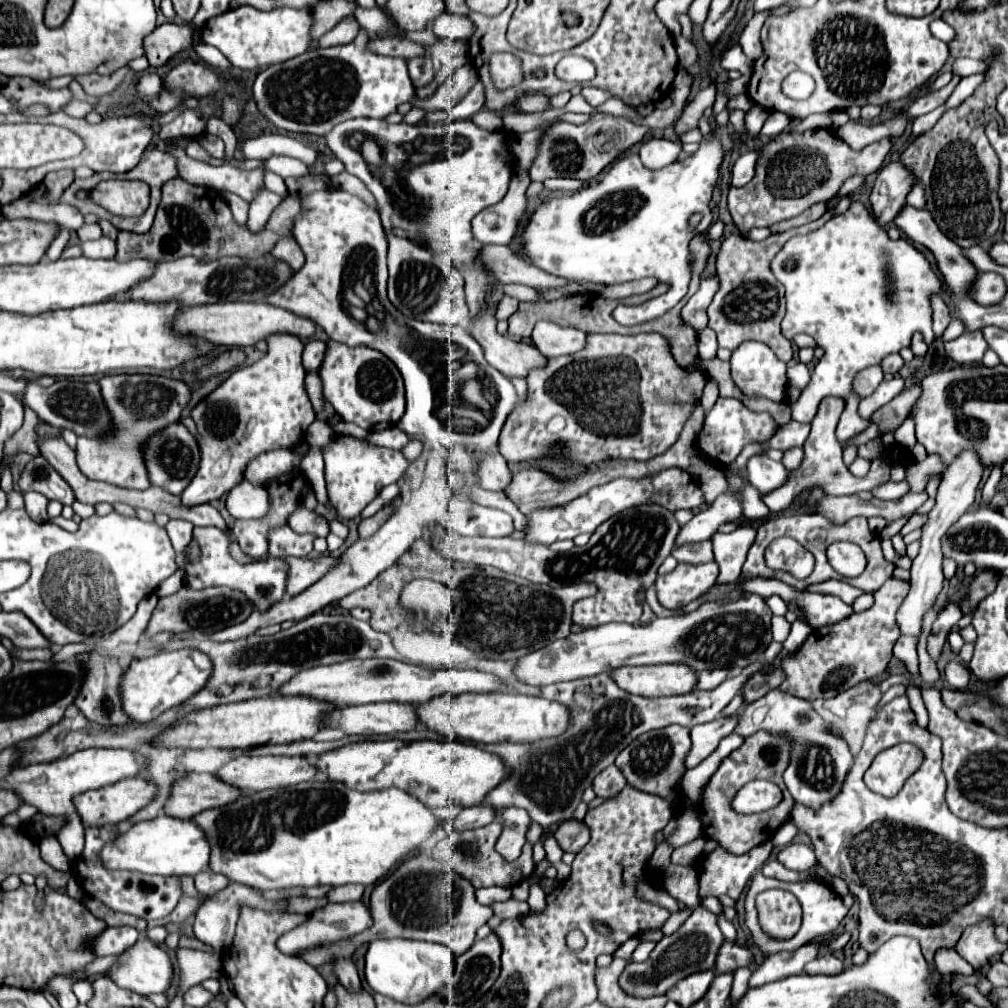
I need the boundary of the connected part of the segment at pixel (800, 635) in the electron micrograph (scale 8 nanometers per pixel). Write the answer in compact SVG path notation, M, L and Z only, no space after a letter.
M796 620L794 624L792 624L792 630L790 630L790 636L784 640L784 654L788 654L788 652L794 652L798 646L802 646L802 642L808 638L808 634L810 634L812 630L804 624L804 622L800 622L800 620Z

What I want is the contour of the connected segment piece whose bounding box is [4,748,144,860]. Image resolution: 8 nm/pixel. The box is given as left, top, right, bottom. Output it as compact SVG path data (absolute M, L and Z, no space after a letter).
M94 748L94 750L80 750L66 758L54 760L50 764L32 764L14 768L6 778L6 788L18 794L18 798L24 804L36 806L42 814L50 816L64 816L66 826L58 834L58 842L64 848L66 856L76 860L84 850L84 828L80 824L80 818L74 810L72 798L76 794L82 794L86 790L96 790L108 784L114 784L122 778L136 776L144 768L144 762L138 762L136 754L130 750L108 750L108 748Z

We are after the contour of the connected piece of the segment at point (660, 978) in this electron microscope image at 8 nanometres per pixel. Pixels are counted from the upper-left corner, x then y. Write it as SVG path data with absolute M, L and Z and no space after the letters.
M696 904L692 916L674 934L664 936L660 942L656 942L656 948L650 952L650 958L646 962L626 964L624 972L618 978L618 984L626 994L636 998L650 998L650 996L664 994L670 986L674 986L686 974L712 968L722 942L724 942L724 936L716 924L716 914Z

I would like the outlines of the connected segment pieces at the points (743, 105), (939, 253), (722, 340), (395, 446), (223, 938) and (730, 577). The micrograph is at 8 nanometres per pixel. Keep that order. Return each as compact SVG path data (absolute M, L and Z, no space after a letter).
M742 93L730 98L727 101L726 107L729 109L740 109L747 112L752 107L752 100L746 93Z
M906 204L906 206L896 214L896 218L894 218L892 222L894 222L894 224L898 226L898 230L902 230L912 242L926 246L926 248L934 254L936 264L938 264L938 270L942 272L944 280L950 284L950 288L954 290L954 294L956 294L956 296L966 296L966 290L970 290L970 278L974 278L974 266L970 266L970 262L966 262L966 260L962 258L962 248L960 248L958 244L950 242L950 238L946 238L946 236L938 230L936 222L930 218L930 212L928 212L928 210L918 210L918 208L912 208L910 204Z
M844 197L842 200L838 200L834 204L834 208L830 208L830 212L826 212L820 220L810 222L806 226L788 230L784 234L772 234L762 242L748 240L740 234L734 234L722 242L718 258L716 258L716 274L718 274L720 288L714 294L712 304L708 306L708 318L710 318L708 326L718 334L718 346L734 350L744 340L760 340L760 342L766 342L780 360L788 362L792 358L790 340L786 340L780 332L780 322L784 318L784 290L782 290L782 284L774 278L774 274L770 270L770 262L776 256L776 252L792 236L808 234L808 232L816 230L826 220L830 220L836 214L846 212L846 208L849 207L850 199Z
M392 426L392 428L380 430L380 432L368 434L366 440L376 444L376 446L386 446L386 448L392 448L392 450L402 450L402 446L406 446L406 442L408 442L408 436L398 426Z
M230 882L230 886L226 890L210 896L204 904L200 904L200 910L196 912L196 918L194 918L194 936L200 942L212 946L214 950L228 950L230 942L234 938L234 930L236 930L236 922L238 922L238 912L240 912L242 904L248 904L250 908L262 908L266 912L278 912L276 904L270 902L270 900L264 900L260 896L260 892L256 892L256 890L248 888L248 886L238 886L238 884Z
M738 526L738 530L730 534L722 534L722 532L712 534L710 538L712 550L720 566L716 584L732 584L734 580L738 580L742 562L746 560L746 554L754 544L754 540L756 540L756 528L750 526Z

